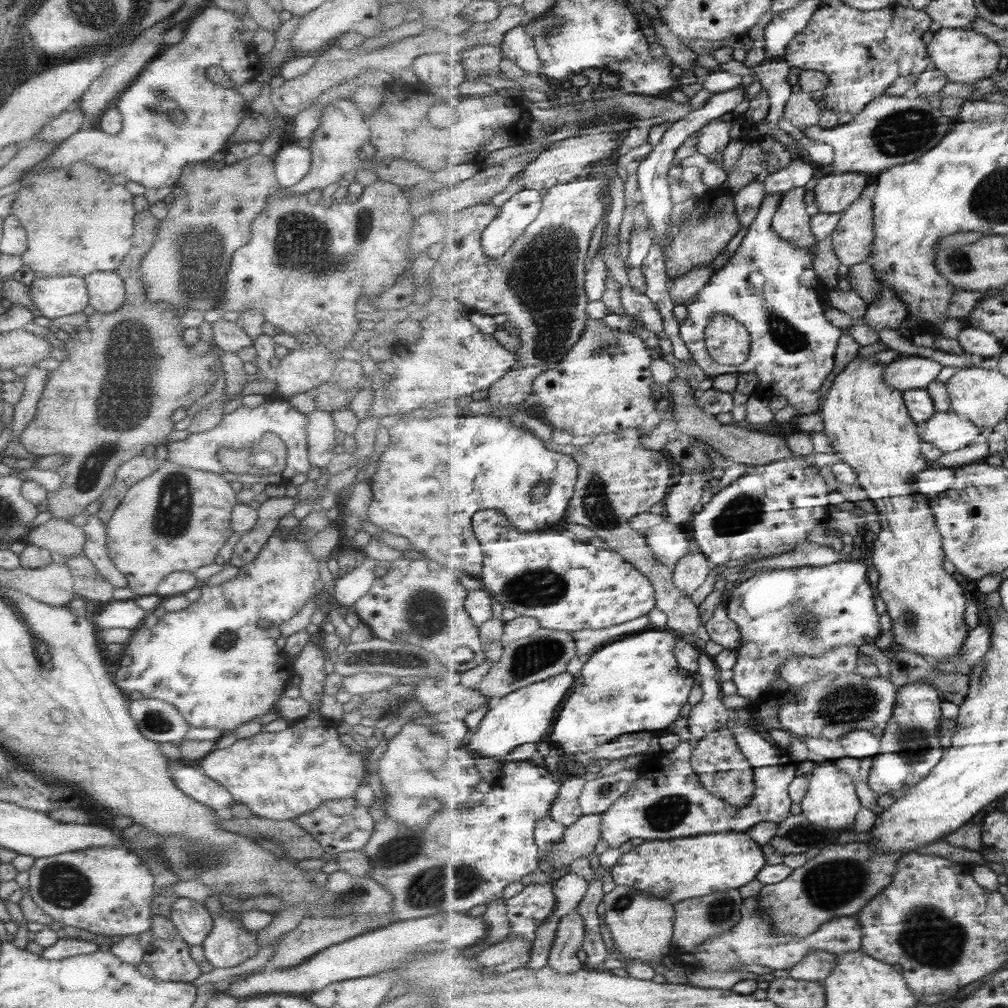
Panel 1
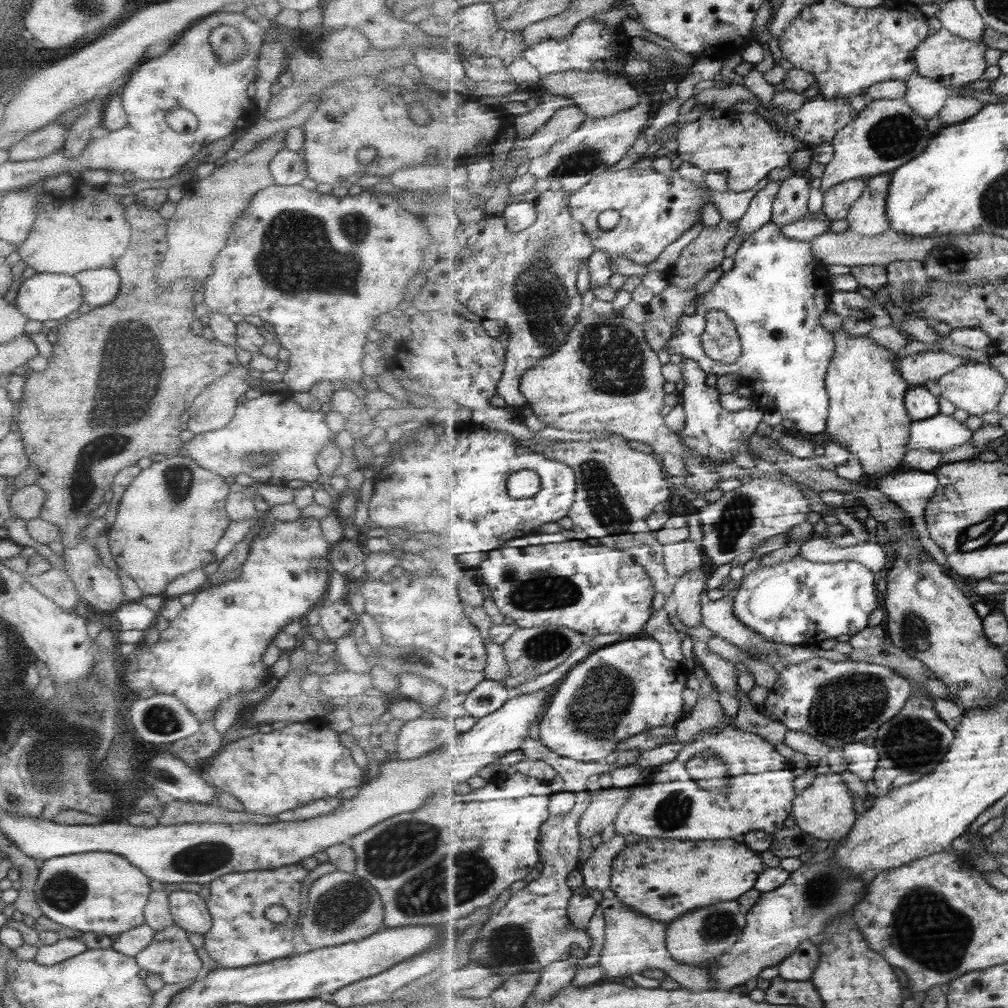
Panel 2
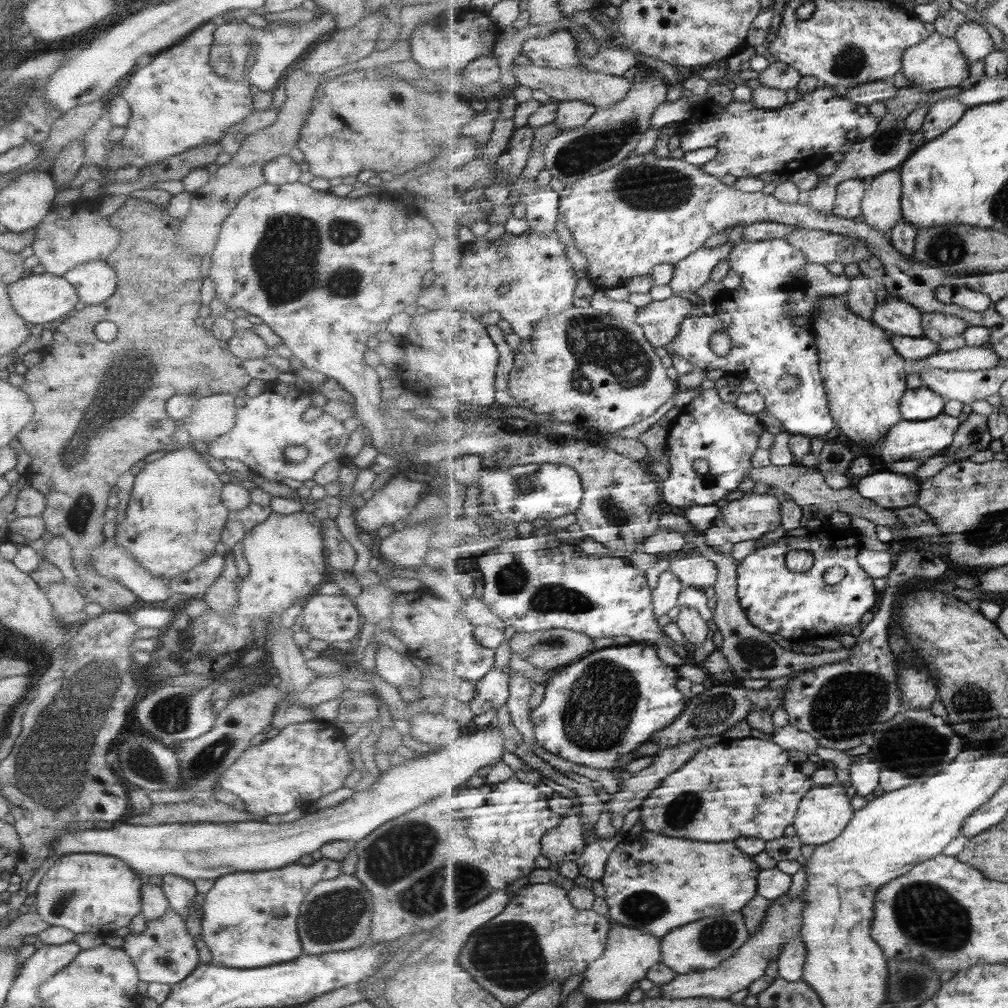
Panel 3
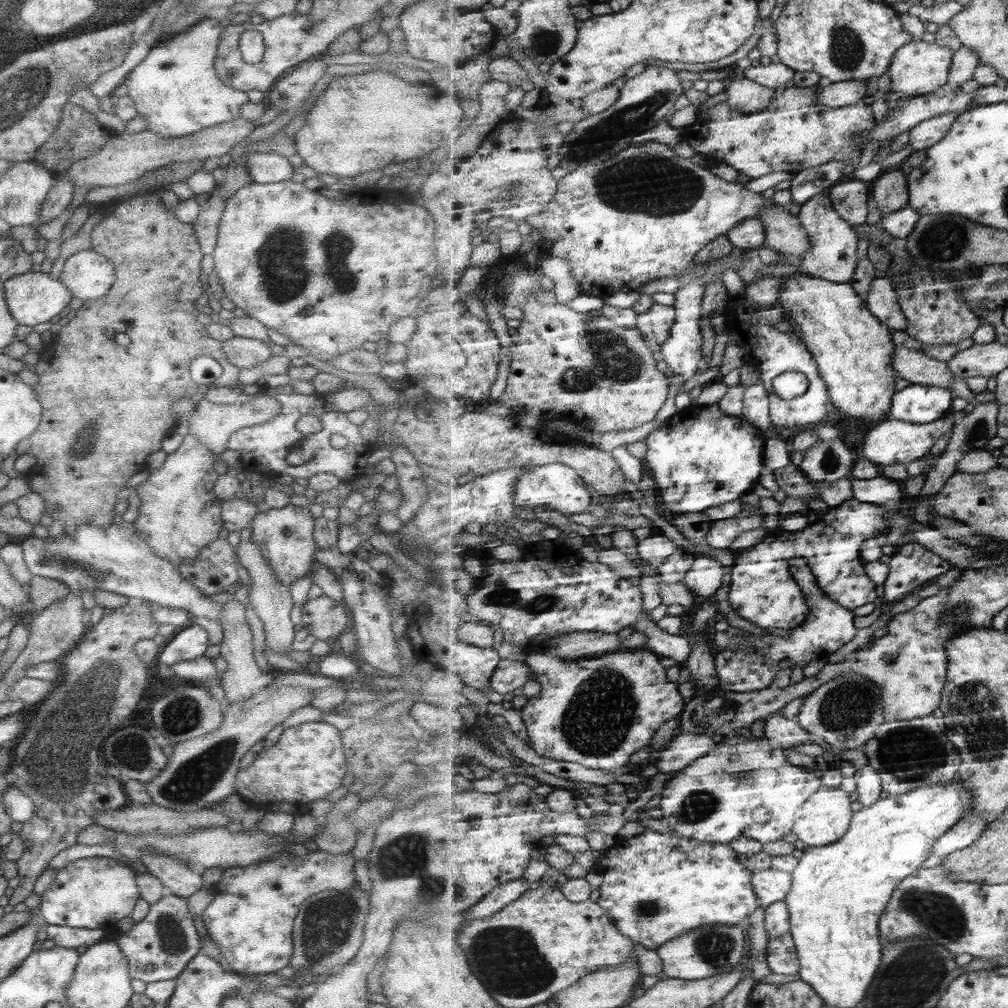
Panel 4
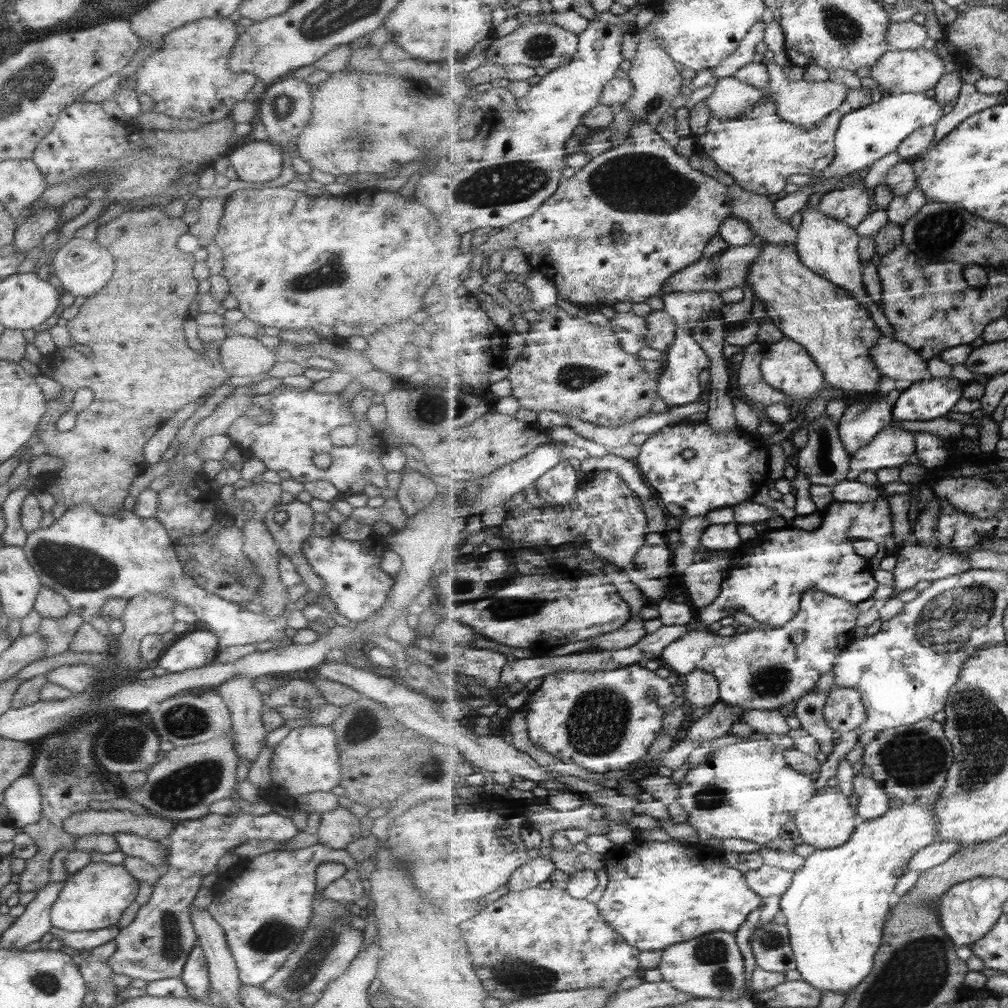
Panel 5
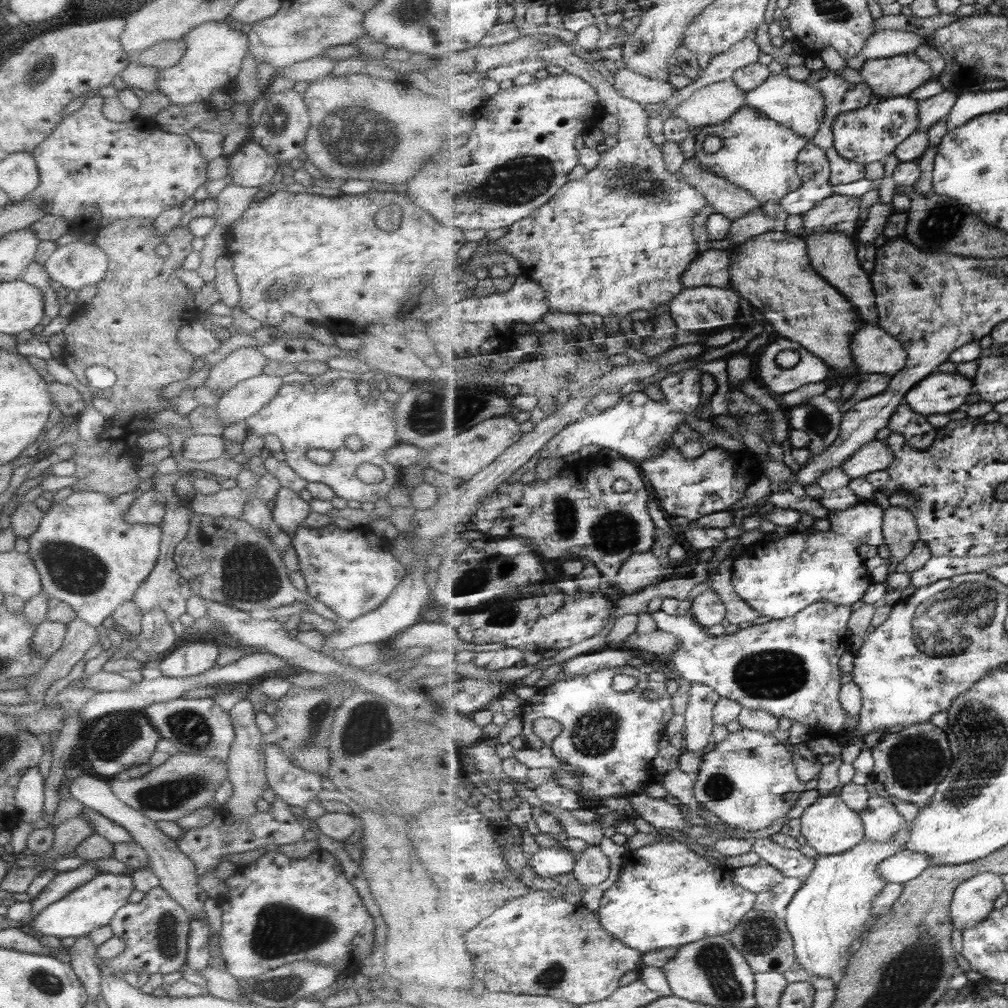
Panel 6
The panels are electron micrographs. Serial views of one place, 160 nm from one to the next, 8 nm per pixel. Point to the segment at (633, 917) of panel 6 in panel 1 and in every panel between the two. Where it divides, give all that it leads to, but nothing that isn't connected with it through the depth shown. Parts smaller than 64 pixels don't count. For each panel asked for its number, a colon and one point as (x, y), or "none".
1: (683, 868)
2: (664, 878)
3: (697, 879)
4: (656, 887)
5: (657, 895)

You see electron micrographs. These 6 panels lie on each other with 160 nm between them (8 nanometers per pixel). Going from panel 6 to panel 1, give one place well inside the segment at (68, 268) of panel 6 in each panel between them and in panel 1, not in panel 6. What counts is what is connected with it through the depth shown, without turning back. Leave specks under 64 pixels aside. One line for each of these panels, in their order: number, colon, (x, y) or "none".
1: (105, 292)
2: (98, 287)
3: (93, 282)
4: (87, 275)
5: (82, 267)

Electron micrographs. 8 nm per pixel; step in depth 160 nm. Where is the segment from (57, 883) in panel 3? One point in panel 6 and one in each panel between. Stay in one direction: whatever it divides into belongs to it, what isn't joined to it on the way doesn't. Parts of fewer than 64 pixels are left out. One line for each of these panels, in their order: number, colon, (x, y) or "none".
4: (91, 892)
5: (95, 896)
6: (91, 905)

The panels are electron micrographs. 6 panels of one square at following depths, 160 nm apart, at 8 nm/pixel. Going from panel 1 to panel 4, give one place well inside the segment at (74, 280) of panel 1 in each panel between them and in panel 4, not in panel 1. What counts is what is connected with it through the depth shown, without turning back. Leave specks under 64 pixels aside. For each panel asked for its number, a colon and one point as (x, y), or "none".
2: (44, 296)
3: (37, 298)
4: (33, 297)

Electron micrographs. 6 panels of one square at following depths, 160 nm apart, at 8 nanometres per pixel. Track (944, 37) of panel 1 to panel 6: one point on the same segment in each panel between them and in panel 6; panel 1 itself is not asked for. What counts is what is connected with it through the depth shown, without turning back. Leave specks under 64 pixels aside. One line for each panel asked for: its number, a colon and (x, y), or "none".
2: (943, 56)
3: (938, 62)
4: (919, 68)
5: (898, 72)
6: (900, 75)

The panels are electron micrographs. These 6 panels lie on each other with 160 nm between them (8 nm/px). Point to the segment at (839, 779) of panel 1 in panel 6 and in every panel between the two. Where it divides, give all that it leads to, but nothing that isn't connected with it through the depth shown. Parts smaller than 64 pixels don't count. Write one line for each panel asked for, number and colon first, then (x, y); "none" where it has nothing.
2: (825, 809)
3: (825, 813)
4: (826, 817)
5: (829, 821)
6: (830, 826)

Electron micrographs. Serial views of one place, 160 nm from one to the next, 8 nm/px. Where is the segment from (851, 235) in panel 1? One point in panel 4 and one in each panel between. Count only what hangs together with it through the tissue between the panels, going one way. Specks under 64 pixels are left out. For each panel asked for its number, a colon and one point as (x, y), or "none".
2: (869, 216)
3: (882, 206)
4: (890, 191)

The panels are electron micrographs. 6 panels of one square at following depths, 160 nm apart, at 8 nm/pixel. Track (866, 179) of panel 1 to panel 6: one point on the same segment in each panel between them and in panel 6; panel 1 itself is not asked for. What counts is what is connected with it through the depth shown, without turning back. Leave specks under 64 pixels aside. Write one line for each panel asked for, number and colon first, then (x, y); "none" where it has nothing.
2: (838, 201)
3: (848, 205)
4: (851, 199)
5: (853, 205)
6: (839, 213)

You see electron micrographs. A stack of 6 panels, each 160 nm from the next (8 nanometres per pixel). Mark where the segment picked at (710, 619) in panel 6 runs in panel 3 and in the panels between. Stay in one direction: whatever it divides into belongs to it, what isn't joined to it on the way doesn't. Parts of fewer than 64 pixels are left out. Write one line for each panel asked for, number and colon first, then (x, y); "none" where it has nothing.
3: (695, 570)
4: (705, 577)
5: (703, 579)

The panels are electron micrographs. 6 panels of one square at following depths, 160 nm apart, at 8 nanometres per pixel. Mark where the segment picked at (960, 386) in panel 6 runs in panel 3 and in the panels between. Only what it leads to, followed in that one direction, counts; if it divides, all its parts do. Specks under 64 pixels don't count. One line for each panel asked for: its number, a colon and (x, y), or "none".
3: (918, 404)
4: (920, 404)
5: (929, 399)

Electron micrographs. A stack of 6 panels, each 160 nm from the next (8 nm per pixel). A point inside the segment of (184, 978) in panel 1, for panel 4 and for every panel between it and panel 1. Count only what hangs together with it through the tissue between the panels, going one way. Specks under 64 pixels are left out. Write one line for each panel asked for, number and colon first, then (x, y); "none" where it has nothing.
2: (170, 955)
3: (164, 952)
4: (158, 947)

